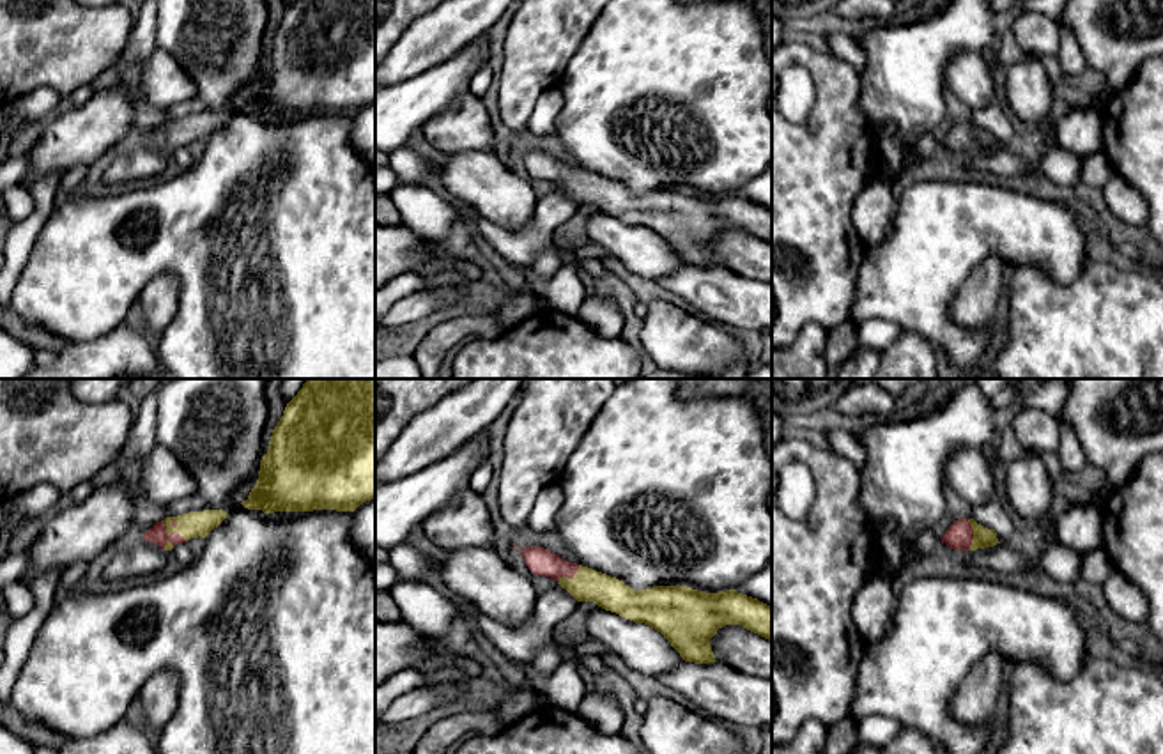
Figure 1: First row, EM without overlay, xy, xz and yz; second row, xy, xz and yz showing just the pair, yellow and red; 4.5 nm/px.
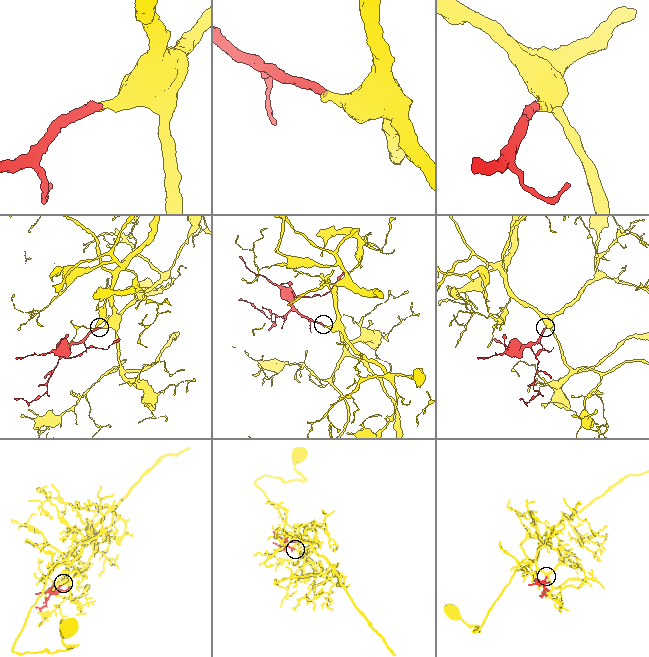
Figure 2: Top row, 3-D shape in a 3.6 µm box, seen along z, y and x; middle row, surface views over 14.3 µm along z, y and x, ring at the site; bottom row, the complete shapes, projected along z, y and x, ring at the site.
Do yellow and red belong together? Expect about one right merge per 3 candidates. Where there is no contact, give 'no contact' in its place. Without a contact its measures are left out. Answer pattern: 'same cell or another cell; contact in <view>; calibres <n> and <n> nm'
same cell; contact in xy; calibres 120 and 80 nm

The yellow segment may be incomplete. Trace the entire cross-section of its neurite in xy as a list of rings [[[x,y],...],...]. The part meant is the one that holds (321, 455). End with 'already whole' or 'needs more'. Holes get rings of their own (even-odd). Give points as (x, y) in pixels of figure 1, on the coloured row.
[[[306,379],[274,427],[257,485],[241,504],[264,513],[354,512],[370,499],[375,499],[375,379]]] | already whole

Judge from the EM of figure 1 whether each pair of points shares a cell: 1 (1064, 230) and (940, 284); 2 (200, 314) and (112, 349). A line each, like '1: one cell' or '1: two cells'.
1: one cell
2: two cells

